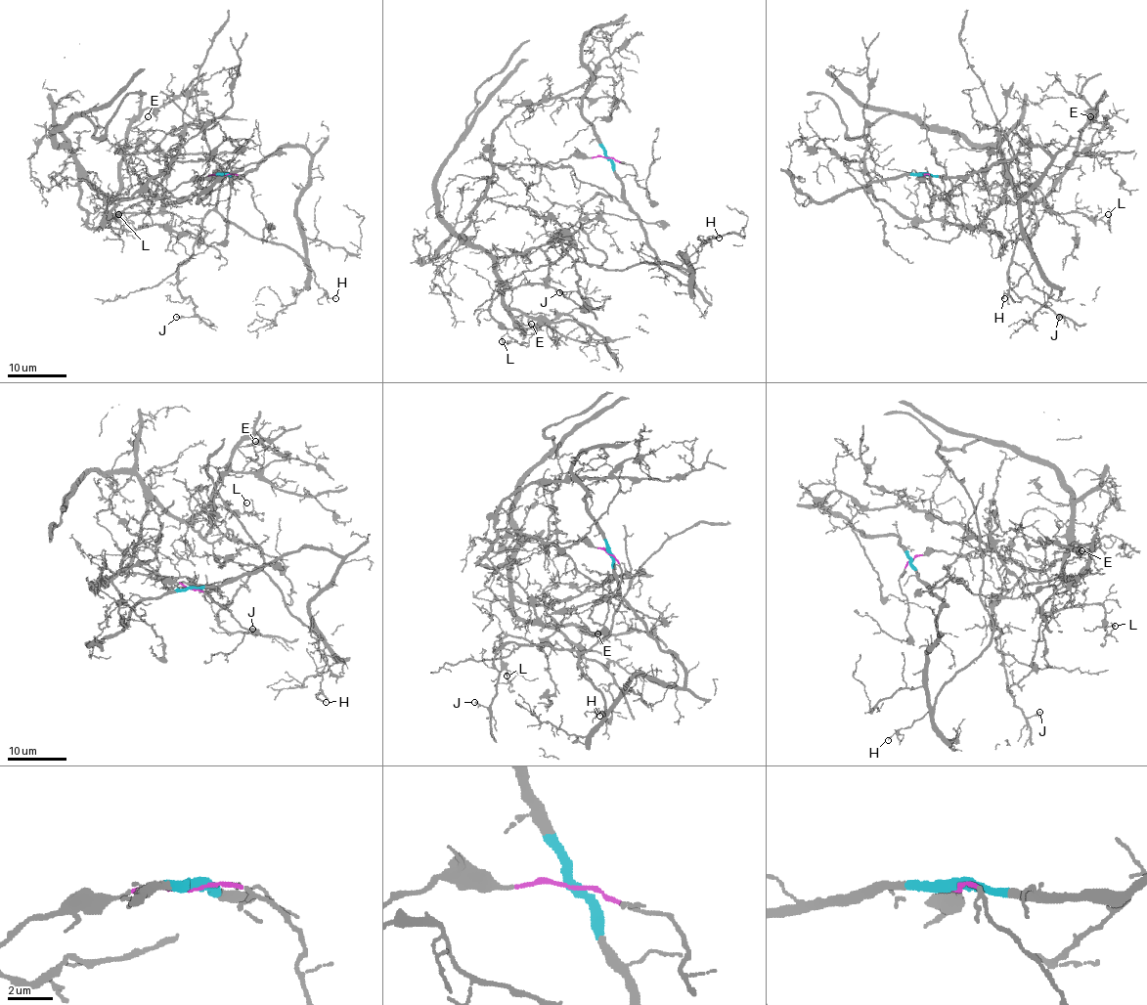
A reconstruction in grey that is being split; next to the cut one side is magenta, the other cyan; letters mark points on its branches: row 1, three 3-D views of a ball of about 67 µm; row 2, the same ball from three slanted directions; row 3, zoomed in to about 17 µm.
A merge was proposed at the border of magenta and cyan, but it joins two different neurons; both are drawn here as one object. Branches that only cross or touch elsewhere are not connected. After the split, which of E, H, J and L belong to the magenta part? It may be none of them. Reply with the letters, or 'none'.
E, L

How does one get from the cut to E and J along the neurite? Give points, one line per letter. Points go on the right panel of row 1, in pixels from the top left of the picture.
E: (924, 175), (930, 213), (976, 228), (999, 203), (1008, 180), (1027, 201), (1038, 201), (1071, 160), (1090, 116)
J: (924, 174), (1050, 157), (1020, 204), (1036, 256), (1032, 210), (1008, 268), (1059, 317)

